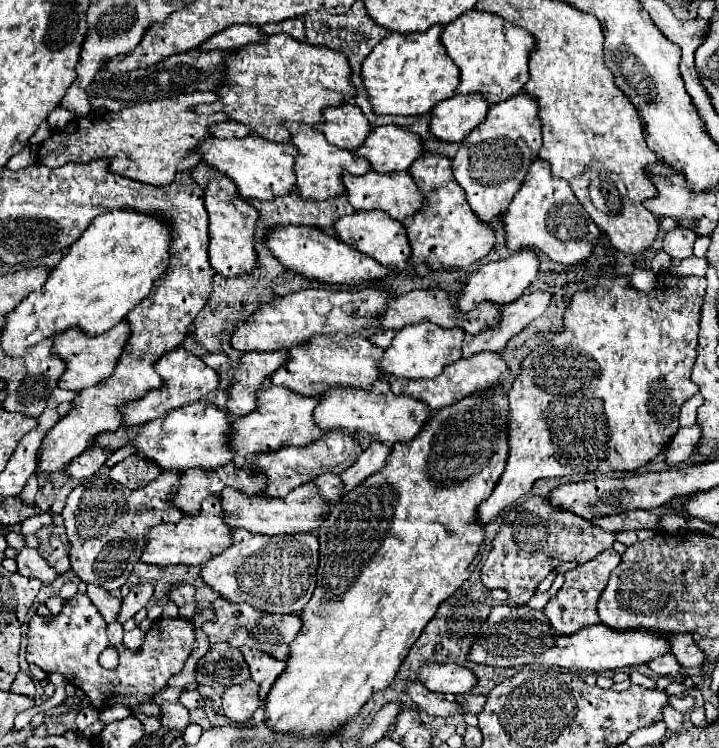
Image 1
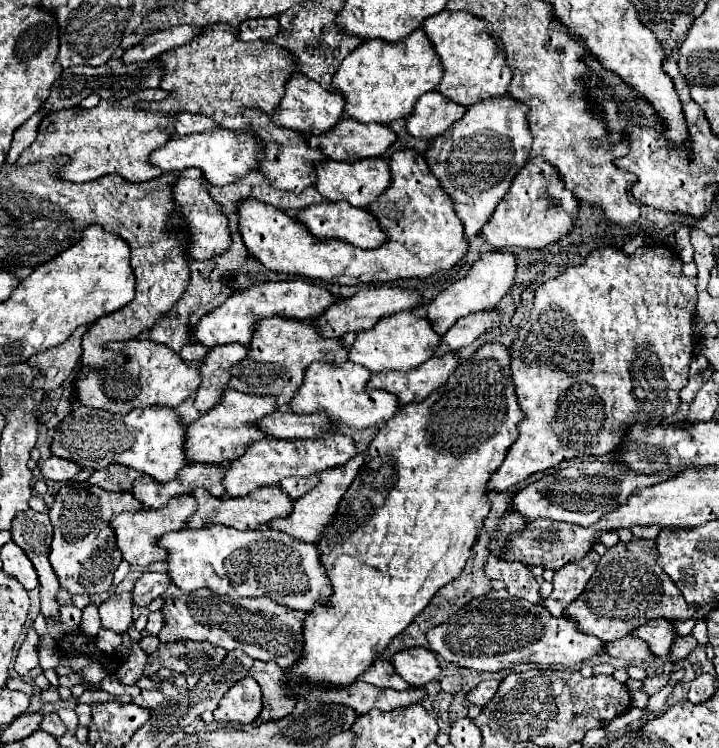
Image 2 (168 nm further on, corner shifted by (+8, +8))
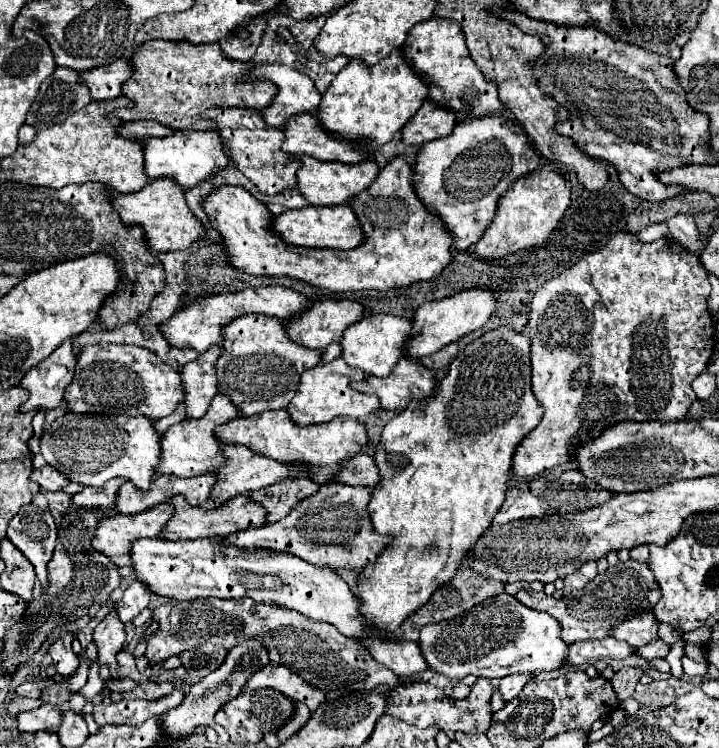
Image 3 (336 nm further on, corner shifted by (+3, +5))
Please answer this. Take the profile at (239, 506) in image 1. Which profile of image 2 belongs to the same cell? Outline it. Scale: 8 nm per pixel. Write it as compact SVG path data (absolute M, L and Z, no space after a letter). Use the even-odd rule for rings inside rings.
M278 486L258 488L258 490L254 490L254 492L246 494L246 496L226 498L226 500L214 498L202 488L196 488L190 494L198 502L198 510L192 514L190 522L186 522L186 528L192 528L192 530L204 528L208 524L224 524L224 526L230 526L230 528L236 528L236 530L256 530L260 526L266 526L270 520L286 518L290 514L290 510L292 510L292 504L294 504Z

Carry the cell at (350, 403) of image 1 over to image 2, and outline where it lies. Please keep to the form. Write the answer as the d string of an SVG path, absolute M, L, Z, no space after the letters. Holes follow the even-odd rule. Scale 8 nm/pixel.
M314 362L306 368L304 384L290 402L290 410L294 414L324 412L334 422L348 424L350 428L368 428L382 424L396 414L400 404L398 398L394 394L388 394L386 390L368 390L368 376L370 372L354 362L342 362L342 366L334 366L334 362Z

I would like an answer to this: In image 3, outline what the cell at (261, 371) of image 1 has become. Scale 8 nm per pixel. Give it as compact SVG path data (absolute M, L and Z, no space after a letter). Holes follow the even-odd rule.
M215 347L215 349L209 349L207 353L199 355L197 361L183 365L181 379L183 379L185 393L187 393L185 407L187 407L189 419L203 417L203 413L207 413L213 397L217 395L215 363L221 353L223 353L223 349Z

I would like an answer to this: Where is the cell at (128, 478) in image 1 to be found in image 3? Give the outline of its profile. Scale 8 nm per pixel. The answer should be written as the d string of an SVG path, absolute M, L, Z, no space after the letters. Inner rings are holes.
M119 477L115 481L107 481L107 485L103 487L85 487L83 491L75 493L73 495L73 505L75 507L99 507L99 509L109 509L115 505L117 501L117 493L119 493L119 487L125 483L127 479Z

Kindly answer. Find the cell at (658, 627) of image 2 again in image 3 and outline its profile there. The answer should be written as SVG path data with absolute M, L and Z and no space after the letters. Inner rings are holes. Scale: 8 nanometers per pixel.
M647 613L647 615L637 615L635 619L629 619L623 625L617 625L617 629L611 635L615 639L627 641L639 649L639 647L645 647L647 643L659 639L657 627L659 627L659 621L653 617L653 613Z

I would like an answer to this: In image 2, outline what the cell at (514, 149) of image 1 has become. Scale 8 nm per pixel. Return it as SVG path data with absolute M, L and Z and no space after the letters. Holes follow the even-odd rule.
M500 96L500 98L476 102L474 106L466 108L466 114L450 130L446 130L446 134L440 134L438 138L434 138L428 146L428 150L424 152L424 158L426 158L426 164L430 166L430 172L438 178L442 190L450 196L454 210L464 224L464 236L466 238L476 236L480 232L480 228L490 220L500 198L510 188L514 176L528 162L528 154L530 154L530 146L532 146L532 134L528 130L526 114L528 114L526 106L522 102L510 98L510 96Z

